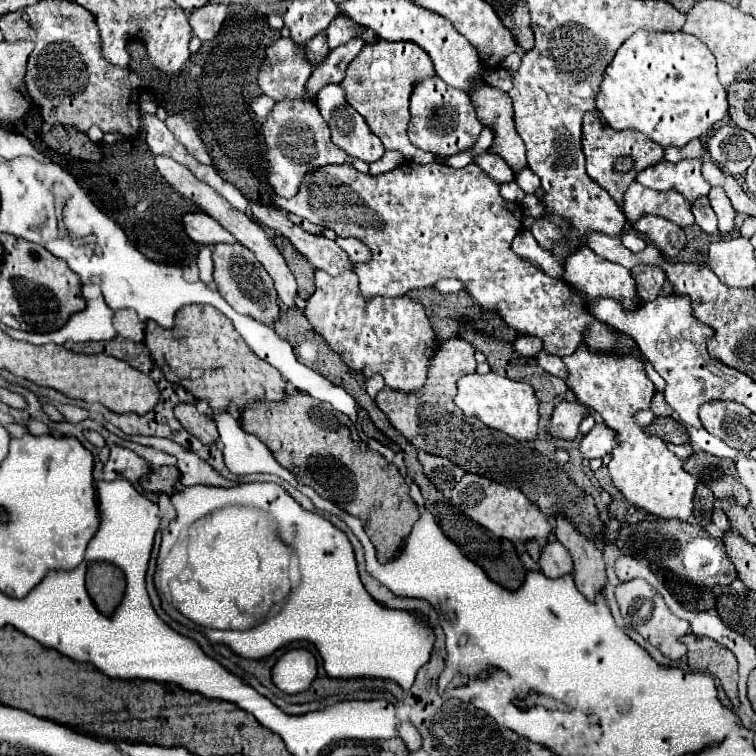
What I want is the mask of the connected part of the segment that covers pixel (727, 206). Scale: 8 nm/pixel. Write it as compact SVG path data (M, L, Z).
M712 190L712 194L710 194L708 198L710 198L712 210L714 210L716 216L718 216L718 230L720 230L720 234L730 234L730 232L734 230L736 212L734 212L728 196L726 196L722 190L720 190L720 192Z

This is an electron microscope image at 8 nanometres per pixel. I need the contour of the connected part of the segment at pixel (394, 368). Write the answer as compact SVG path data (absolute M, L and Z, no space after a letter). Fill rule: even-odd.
M316 270L316 292L306 300L304 314L332 350L338 352L352 370L362 372L366 378L382 374L386 386L404 392L416 390L426 382L428 360L438 350L438 344L424 308L408 296L362 300L358 296L356 274L344 272L330 278L322 270Z

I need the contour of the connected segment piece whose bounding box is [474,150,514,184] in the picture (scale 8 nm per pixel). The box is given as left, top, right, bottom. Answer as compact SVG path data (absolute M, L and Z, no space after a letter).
M486 150L480 156L476 156L474 158L474 164L480 170L484 170L490 178L494 178L494 182L498 182L498 184L504 184L504 182L514 180L514 170L498 154L492 154L490 150Z

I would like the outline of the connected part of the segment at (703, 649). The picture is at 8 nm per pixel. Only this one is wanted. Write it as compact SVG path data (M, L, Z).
M686 634L682 642L688 648L688 664L694 672L708 672L716 676L734 704L738 708L738 660L730 650L726 650L722 644L714 642L712 638L706 636L696 636L696 634Z

